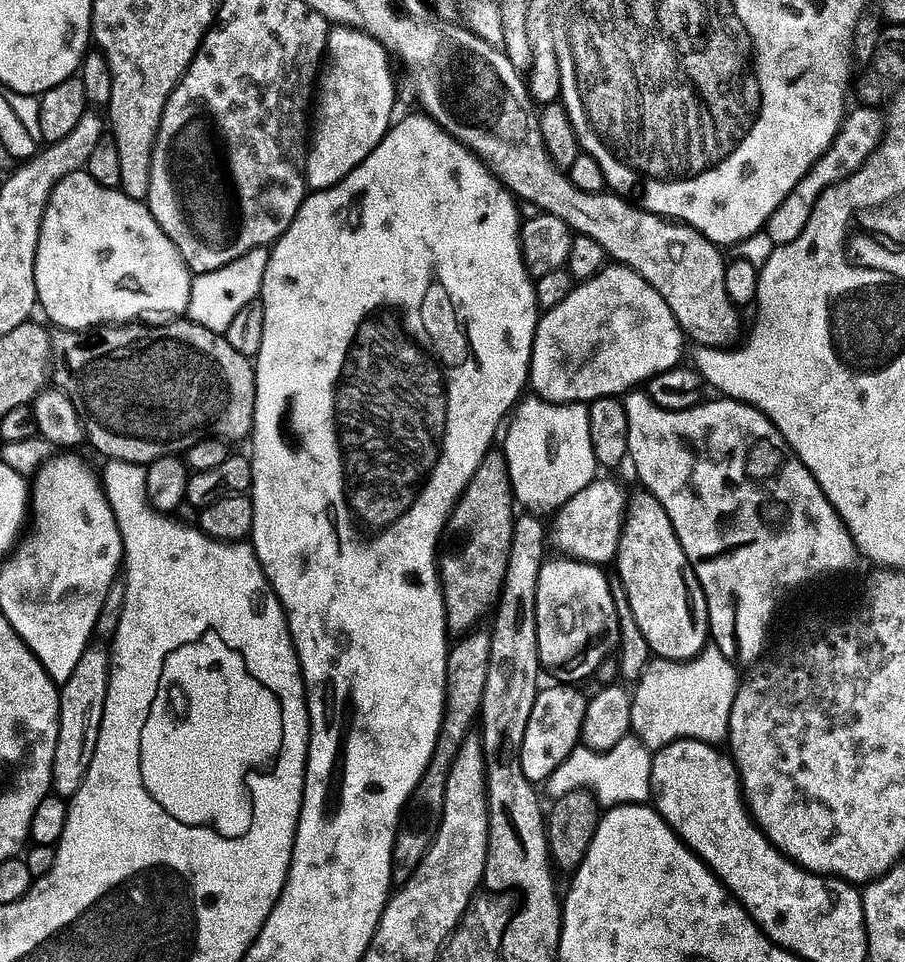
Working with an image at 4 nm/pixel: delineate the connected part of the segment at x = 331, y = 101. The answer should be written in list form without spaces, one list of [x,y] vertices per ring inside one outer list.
[[[336,26],[328,38],[330,56],[344,67],[344,72],[330,73],[324,85],[322,80],[318,88],[314,139],[308,153],[308,186],[312,192],[324,192],[343,183],[354,169],[364,165],[374,149],[379,148],[394,123],[396,80],[387,64],[389,55],[374,39],[364,38],[357,44],[354,38],[344,40],[344,34],[345,29]]]

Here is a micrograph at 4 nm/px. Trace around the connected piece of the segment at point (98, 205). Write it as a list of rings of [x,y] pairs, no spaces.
[[[76,174],[67,180],[59,181],[46,200],[44,219],[41,222],[41,234],[38,238],[36,256],[36,282],[39,305],[60,328],[68,332],[84,332],[87,328],[100,328],[103,324],[168,324],[176,320],[184,311],[192,308],[193,275],[184,265],[184,259],[178,250],[162,234],[158,222],[148,211],[147,203],[132,200],[123,191],[108,191],[99,188],[87,174]]]

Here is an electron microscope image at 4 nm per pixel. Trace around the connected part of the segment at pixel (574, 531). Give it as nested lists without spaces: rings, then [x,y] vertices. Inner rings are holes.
[[[614,489],[604,492],[604,508],[600,504],[592,505],[591,495],[584,494],[579,499],[571,500],[565,508],[560,509],[555,517],[556,529],[552,540],[561,548],[565,557],[583,561],[587,565],[607,566],[616,558],[616,547],[620,544],[620,529],[624,526],[626,515],[626,496]]]

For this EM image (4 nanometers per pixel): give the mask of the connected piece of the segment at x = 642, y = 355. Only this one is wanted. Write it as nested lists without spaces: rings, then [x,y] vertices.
[[[613,263],[611,266],[605,266],[596,276],[588,279],[581,279],[579,283],[573,287],[569,296],[567,296],[561,304],[547,309],[541,315],[540,324],[536,328],[536,337],[534,338],[534,346],[532,347],[532,366],[530,369],[530,388],[533,388],[535,395],[541,400],[550,402],[551,404],[579,404],[581,402],[591,402],[593,400],[602,400],[605,396],[623,397],[629,390],[635,389],[638,382],[648,382],[649,373],[657,372],[671,364],[677,359],[679,351],[685,351],[686,341],[685,333],[682,331],[680,324],[674,318],[674,314],[670,310],[670,306],[666,306],[666,298],[662,298],[662,294],[658,294],[658,290],[654,290],[654,286],[650,286],[650,282],[646,282],[646,278],[642,278],[637,274],[634,268],[627,268],[621,263]]]

